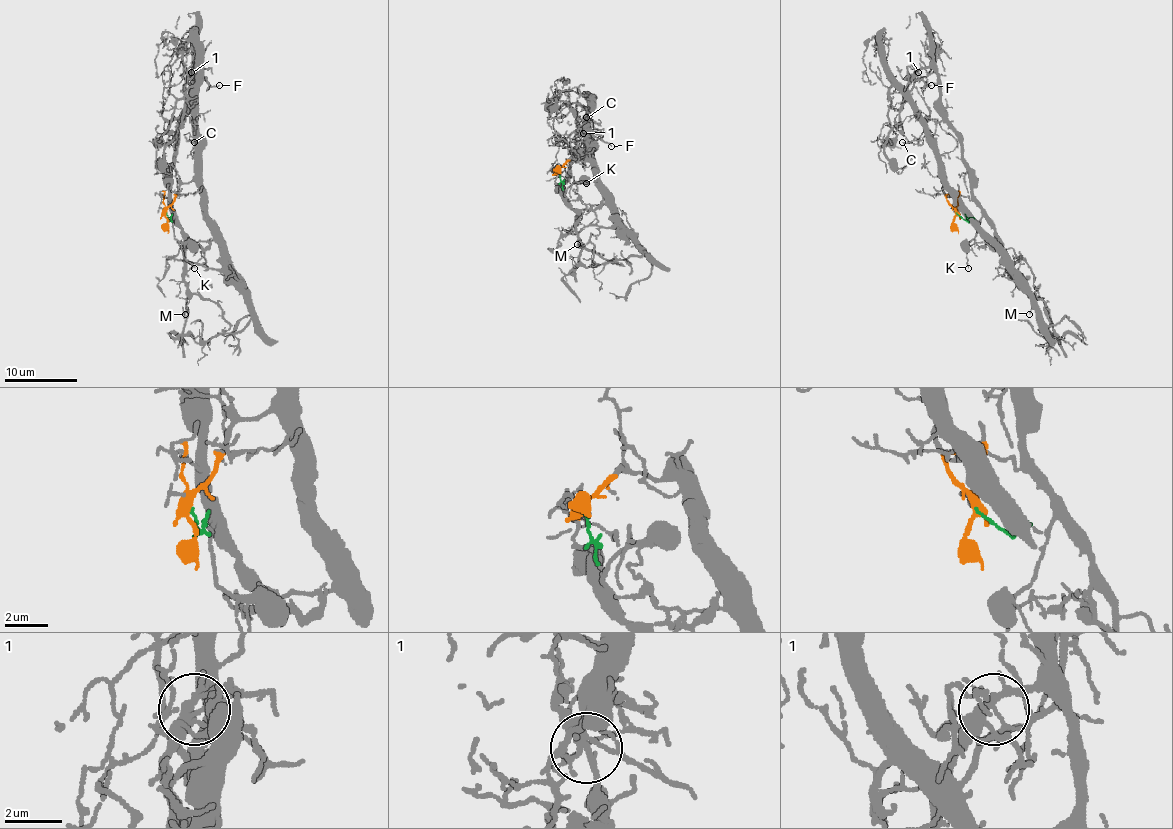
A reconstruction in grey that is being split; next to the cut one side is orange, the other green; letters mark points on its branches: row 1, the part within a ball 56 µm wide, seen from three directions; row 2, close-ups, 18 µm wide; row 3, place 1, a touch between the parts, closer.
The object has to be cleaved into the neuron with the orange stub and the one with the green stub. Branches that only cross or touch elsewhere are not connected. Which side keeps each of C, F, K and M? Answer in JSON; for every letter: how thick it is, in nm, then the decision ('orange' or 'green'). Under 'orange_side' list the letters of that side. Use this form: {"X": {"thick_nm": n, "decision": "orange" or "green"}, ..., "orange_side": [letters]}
{"C": {"thick_nm": 130, "decision": "orange"}, "F": {"thick_nm": 120, "decision": "green"}, "K": {"thick_nm": 110, "decision": "green"}, "M": {"thick_nm": 120, "decision": "green"}, "orange_side": ["C"]}

